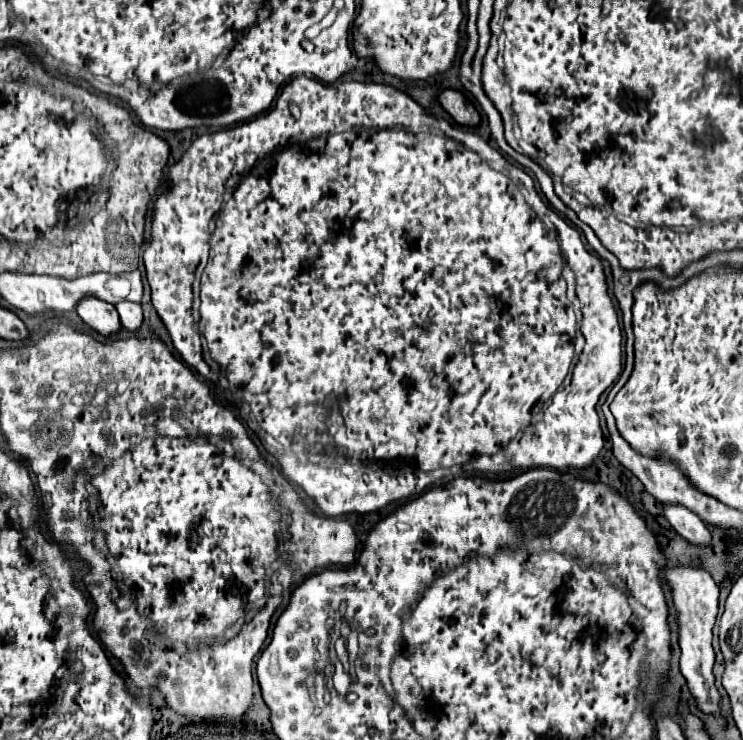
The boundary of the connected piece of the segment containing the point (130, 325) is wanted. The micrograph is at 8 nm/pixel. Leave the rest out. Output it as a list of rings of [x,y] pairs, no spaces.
[[[121,302],[121,306],[115,306],[119,316],[121,316],[121,324],[123,328],[127,328],[129,332],[137,332],[143,324],[143,310],[139,304],[133,302]]]

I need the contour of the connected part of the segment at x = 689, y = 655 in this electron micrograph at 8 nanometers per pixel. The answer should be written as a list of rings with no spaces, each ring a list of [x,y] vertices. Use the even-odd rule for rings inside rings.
[[[665,568],[663,578],[669,582],[673,590],[673,604],[679,612],[679,644],[681,644],[681,674],[687,680],[689,692],[695,698],[695,704],[701,712],[709,716],[717,716],[721,710],[721,694],[715,686],[713,662],[715,652],[711,646],[711,630],[715,624],[717,608],[719,608],[719,586],[713,582],[711,574],[701,568]]]

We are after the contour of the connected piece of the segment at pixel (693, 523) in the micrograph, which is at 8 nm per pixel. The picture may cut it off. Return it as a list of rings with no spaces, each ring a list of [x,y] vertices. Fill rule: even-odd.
[[[677,504],[665,506],[665,518],[671,522],[671,526],[693,546],[709,546],[711,544],[711,532],[707,526],[687,508]]]

